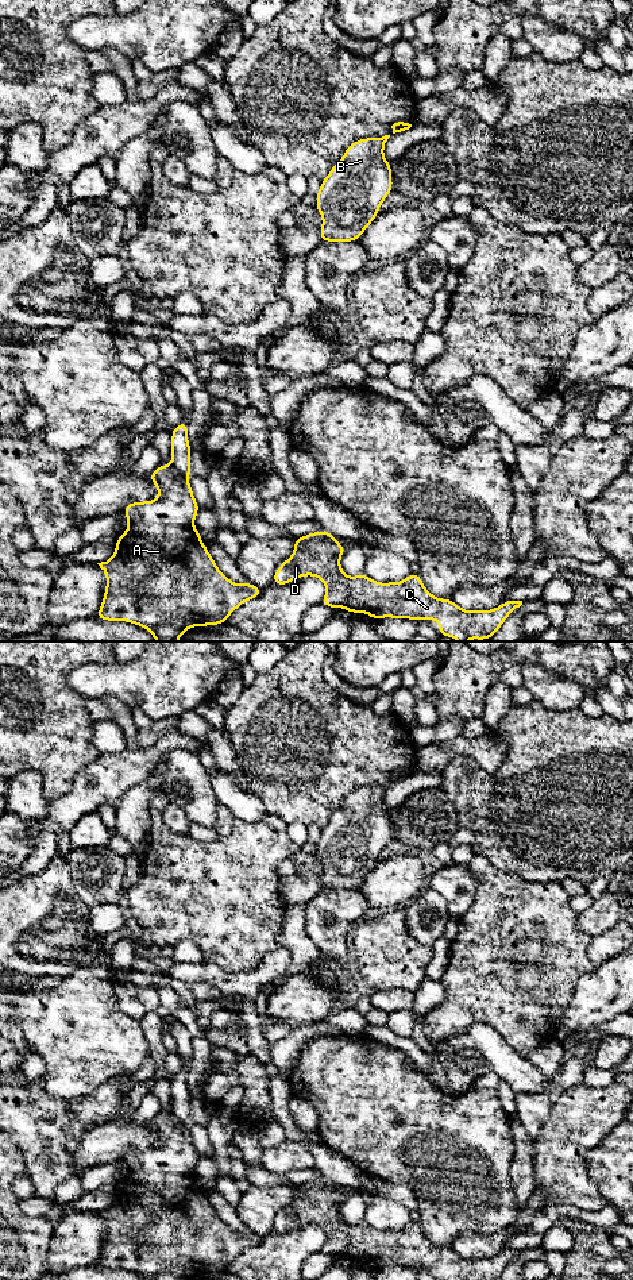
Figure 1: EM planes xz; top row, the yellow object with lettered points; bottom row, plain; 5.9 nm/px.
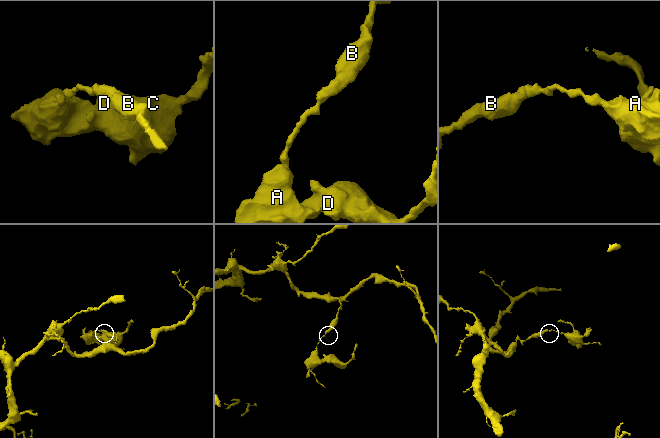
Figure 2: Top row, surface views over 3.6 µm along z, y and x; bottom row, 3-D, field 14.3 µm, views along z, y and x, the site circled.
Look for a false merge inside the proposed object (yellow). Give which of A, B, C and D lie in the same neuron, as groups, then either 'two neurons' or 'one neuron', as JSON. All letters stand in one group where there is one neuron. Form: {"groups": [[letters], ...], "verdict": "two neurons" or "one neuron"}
{"groups": [["A", "C", "D"], ["B"]], "verdict": "two neurons"}

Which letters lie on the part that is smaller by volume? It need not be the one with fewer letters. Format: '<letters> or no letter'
A, C, D

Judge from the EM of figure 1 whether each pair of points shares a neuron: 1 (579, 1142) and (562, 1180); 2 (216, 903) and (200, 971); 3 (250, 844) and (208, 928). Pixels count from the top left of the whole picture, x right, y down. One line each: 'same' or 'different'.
1: same
2: different
3: same

